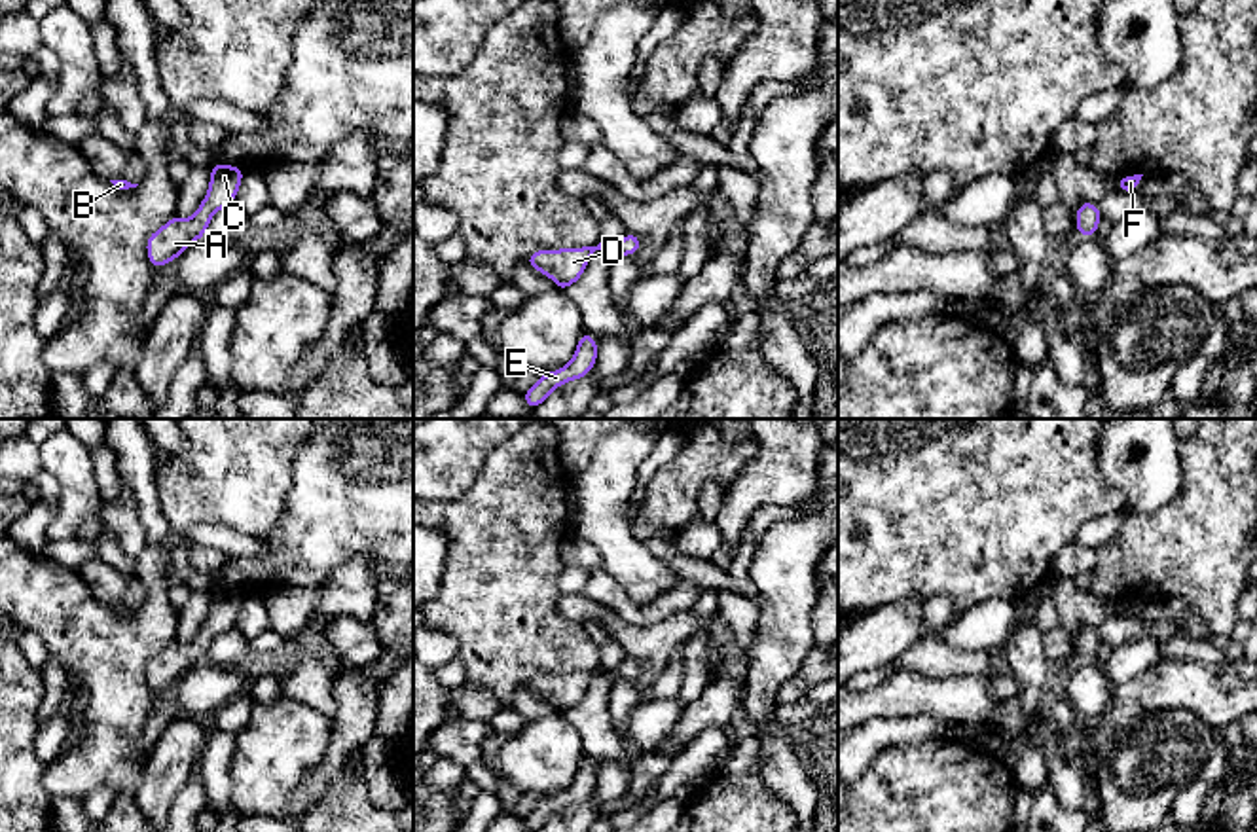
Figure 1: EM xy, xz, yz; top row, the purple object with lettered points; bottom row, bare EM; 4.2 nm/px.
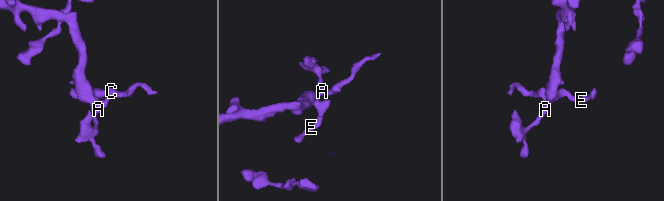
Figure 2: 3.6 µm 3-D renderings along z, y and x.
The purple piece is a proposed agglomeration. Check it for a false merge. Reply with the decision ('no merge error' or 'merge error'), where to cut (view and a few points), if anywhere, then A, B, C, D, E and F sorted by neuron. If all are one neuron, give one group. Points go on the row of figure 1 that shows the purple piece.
no merge error; no cut; A B C D E F

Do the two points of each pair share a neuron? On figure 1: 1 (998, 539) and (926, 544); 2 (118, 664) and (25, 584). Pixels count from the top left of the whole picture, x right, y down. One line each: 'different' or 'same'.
1: same
2: same

